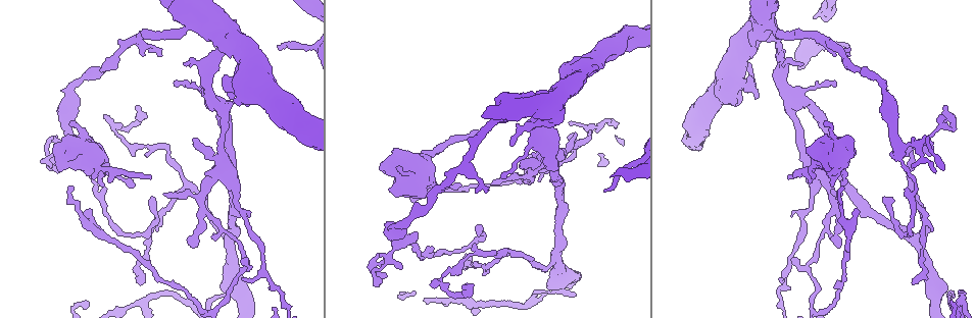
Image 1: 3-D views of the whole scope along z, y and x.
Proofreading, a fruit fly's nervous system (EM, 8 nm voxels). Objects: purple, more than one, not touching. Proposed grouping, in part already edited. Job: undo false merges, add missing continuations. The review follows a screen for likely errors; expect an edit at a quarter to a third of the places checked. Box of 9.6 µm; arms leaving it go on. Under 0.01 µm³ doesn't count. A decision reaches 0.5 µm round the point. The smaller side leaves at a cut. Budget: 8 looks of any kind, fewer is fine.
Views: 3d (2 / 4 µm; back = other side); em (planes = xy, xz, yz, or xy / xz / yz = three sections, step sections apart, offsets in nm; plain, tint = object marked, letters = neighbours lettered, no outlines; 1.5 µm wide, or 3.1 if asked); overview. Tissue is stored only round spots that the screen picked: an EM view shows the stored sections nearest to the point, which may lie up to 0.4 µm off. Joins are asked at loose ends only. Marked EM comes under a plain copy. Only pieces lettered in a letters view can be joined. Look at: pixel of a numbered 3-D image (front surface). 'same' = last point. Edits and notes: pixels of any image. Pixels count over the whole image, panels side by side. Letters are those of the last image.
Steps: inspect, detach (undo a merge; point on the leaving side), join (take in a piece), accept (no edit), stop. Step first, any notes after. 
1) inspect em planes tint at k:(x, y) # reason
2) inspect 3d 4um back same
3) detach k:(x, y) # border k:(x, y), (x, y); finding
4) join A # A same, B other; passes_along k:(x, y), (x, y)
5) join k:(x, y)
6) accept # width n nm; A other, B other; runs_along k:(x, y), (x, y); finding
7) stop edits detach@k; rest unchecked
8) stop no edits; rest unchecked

inspect em planes letters at 1:(523, 158) # sudden change in width

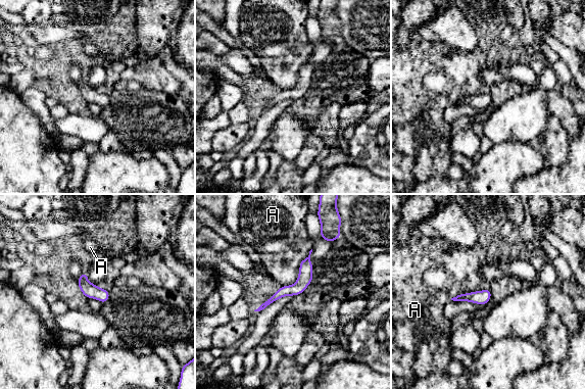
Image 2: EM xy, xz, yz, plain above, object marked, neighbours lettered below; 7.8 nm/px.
accept # longest_contact A 240 nm; A other; border 2:(300, 260), (297, 280), (283, 286); one neuron here

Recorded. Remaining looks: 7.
inspect 3d 2um at 1:(604, 191) # long arm stops here

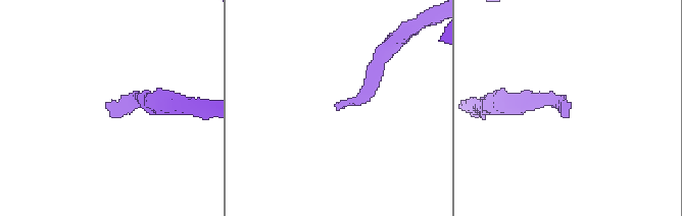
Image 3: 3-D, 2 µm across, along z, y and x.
inspect em xy step 4 tint at 3:(107, 106)

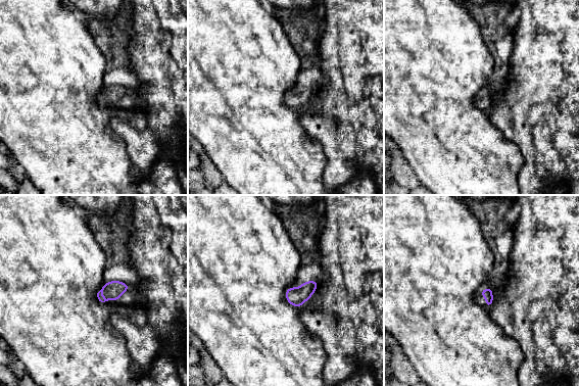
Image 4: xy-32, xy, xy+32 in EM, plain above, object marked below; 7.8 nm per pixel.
inspect em planes letters same

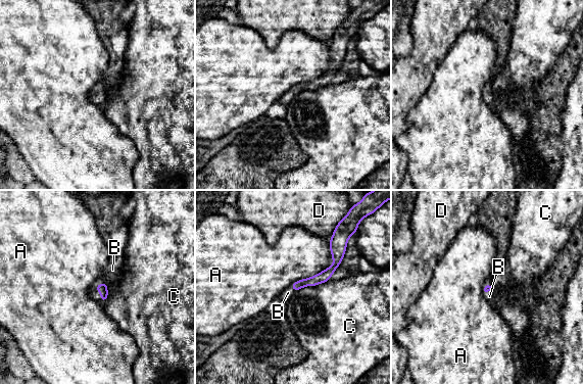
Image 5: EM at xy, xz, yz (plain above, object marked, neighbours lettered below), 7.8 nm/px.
join B # longest_contact A 480 nm; A other, B same, C other, D other; the neuron continues

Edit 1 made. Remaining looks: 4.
inspect overview

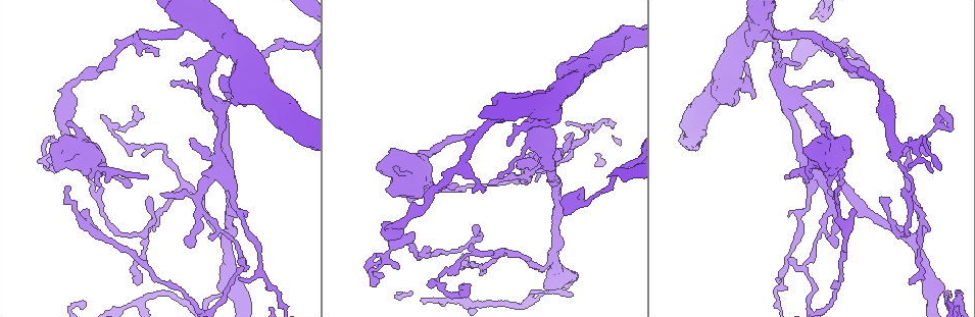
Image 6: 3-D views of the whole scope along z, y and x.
inspect em planes tint at 6:(440, 276) # thin neck

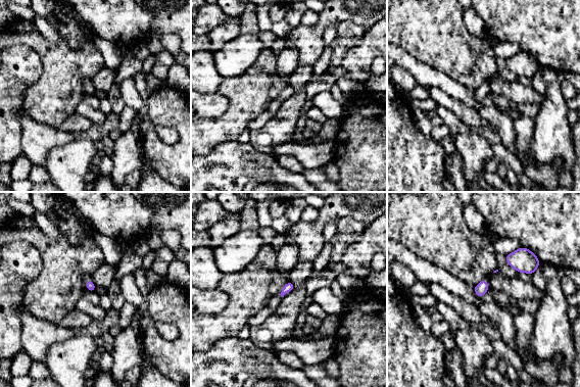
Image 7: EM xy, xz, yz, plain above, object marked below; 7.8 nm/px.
inspect em planes letters same # see the neighbours

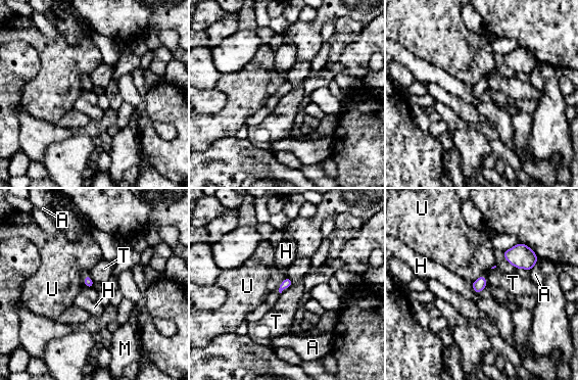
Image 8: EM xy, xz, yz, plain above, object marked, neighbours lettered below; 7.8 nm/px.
accept # width 70 nm; A other, H other, M other, T other, U other; border 8:(292, 282), (281, 293); one neuron here

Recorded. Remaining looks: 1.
stop edits join@5; rest unchecked

